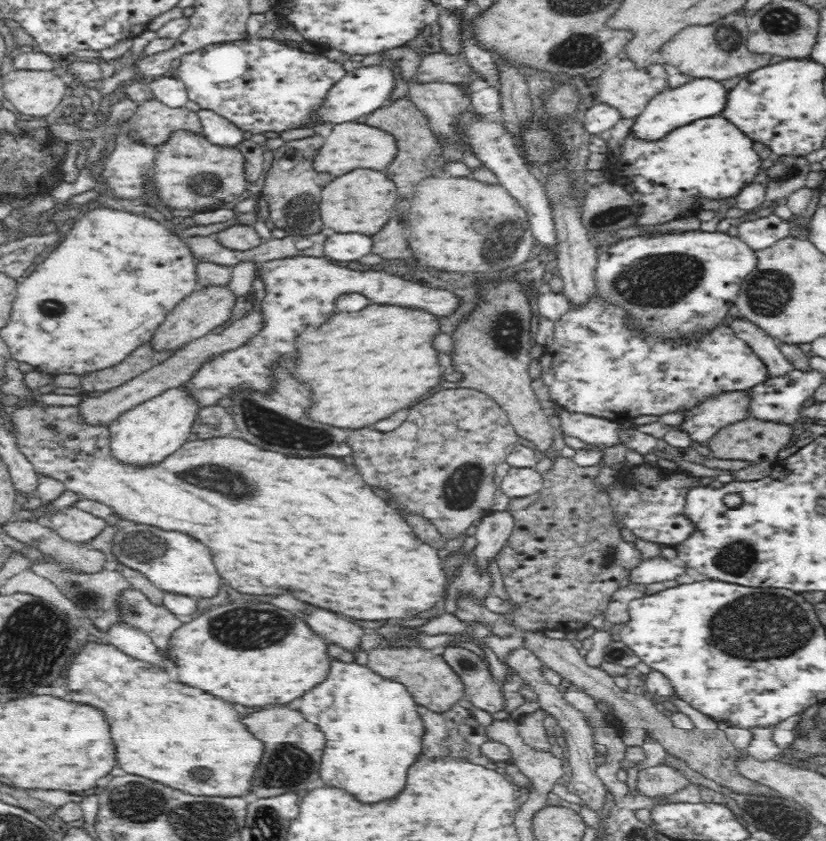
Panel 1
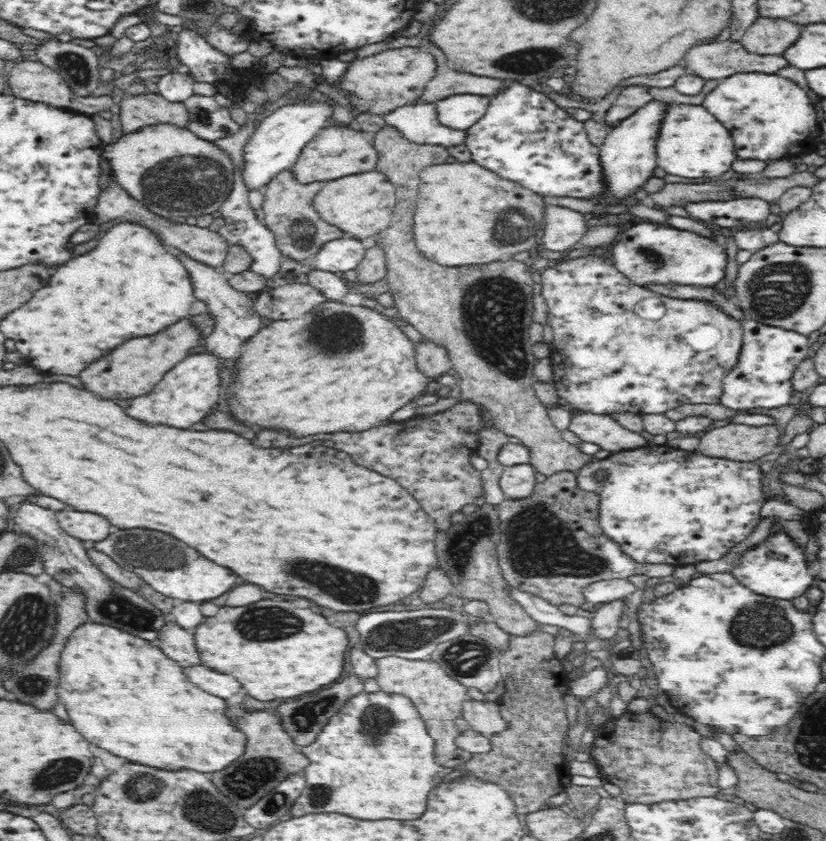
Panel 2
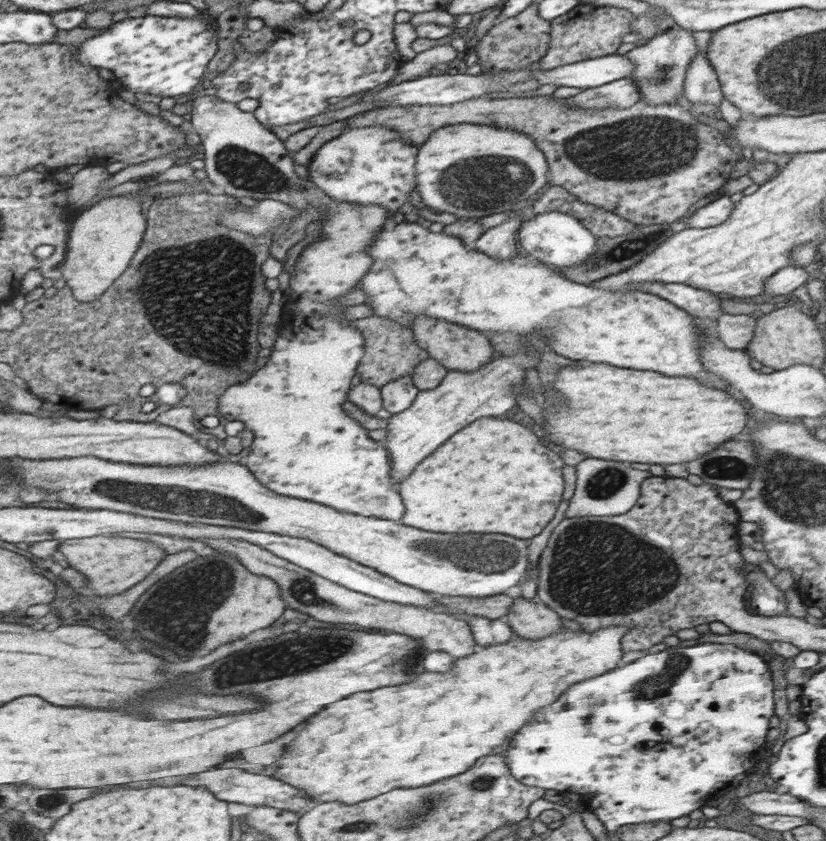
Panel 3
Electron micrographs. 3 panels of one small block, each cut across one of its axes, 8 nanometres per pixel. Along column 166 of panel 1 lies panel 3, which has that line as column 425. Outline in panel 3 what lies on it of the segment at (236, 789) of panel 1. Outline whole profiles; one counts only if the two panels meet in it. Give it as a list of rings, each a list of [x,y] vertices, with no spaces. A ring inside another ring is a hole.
[[[609,626],[596,630],[593,634],[577,634],[563,628],[535,642],[521,640],[522,637],[512,632],[510,639],[501,644],[488,644],[489,648],[483,646],[469,656],[455,658],[451,670],[445,674],[425,672],[407,684],[379,688],[377,692],[357,692],[357,696],[331,704],[321,716],[305,722],[305,730],[287,744],[274,777],[304,790],[319,802],[357,804],[395,788],[417,788],[460,775],[479,756],[504,753],[535,710],[555,702],[572,684],[619,665],[623,636],[627,634],[625,628]]]

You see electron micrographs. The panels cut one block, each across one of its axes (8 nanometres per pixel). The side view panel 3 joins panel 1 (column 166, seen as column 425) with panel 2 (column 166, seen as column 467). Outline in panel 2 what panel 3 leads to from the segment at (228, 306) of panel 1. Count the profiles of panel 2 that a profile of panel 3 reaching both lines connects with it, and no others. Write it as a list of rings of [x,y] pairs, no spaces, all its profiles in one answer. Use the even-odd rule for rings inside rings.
[[[186,319],[169,325],[170,328],[156,336],[128,340],[120,348],[116,348],[112,356],[104,356],[104,360],[98,360],[96,364],[92,364],[92,368],[84,368],[84,372],[80,372],[84,388],[98,394],[100,398],[114,401],[145,396],[159,382],[164,372],[188,355],[190,348],[197,346],[199,333]],[[126,360],[128,364],[124,364]]]

